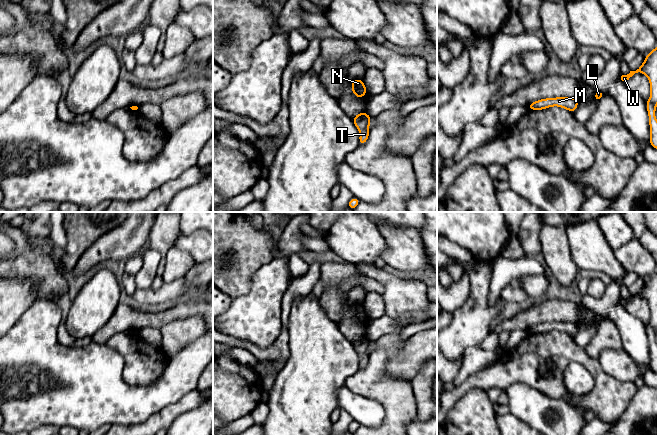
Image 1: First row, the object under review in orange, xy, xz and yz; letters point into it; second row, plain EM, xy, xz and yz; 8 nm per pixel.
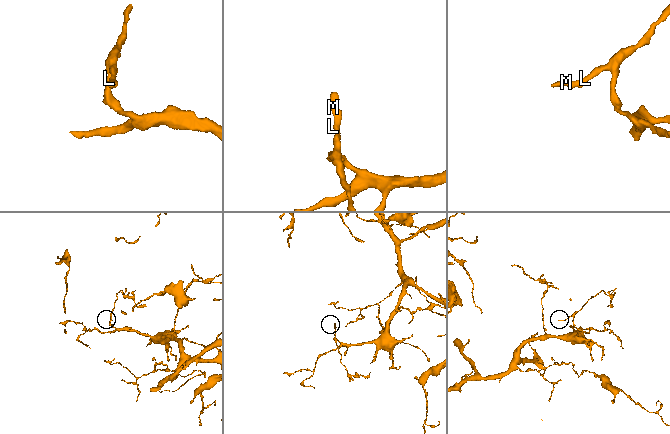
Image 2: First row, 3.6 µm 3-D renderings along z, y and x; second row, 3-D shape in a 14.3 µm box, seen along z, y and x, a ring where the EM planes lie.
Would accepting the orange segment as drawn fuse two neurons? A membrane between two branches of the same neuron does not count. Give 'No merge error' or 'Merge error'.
No merge error

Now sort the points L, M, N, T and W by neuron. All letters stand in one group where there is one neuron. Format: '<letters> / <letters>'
L M N T W

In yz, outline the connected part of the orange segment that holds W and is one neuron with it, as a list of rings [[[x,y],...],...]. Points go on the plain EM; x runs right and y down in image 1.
[[[657,271],[646,279],[643,288],[636,295],[630,295],[627,300],[621,297],[619,303],[627,307],[638,296],[645,298],[650,306],[651,317],[646,326],[650,349],[650,369],[657,373],[657,343],[655,341],[657,330]]]

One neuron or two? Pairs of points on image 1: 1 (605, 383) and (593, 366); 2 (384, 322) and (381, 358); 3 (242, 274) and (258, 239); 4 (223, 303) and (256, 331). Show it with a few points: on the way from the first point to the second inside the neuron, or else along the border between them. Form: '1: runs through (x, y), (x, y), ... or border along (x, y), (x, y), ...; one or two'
1: runs through (602, 379), (595, 370); one
2: border along (404, 324), (392, 332), (381, 335), (374, 341); two
3: runs through (242, 265), (242, 255), (249, 248); one
4: border along (232, 297), (231, 304), (223, 313); two

